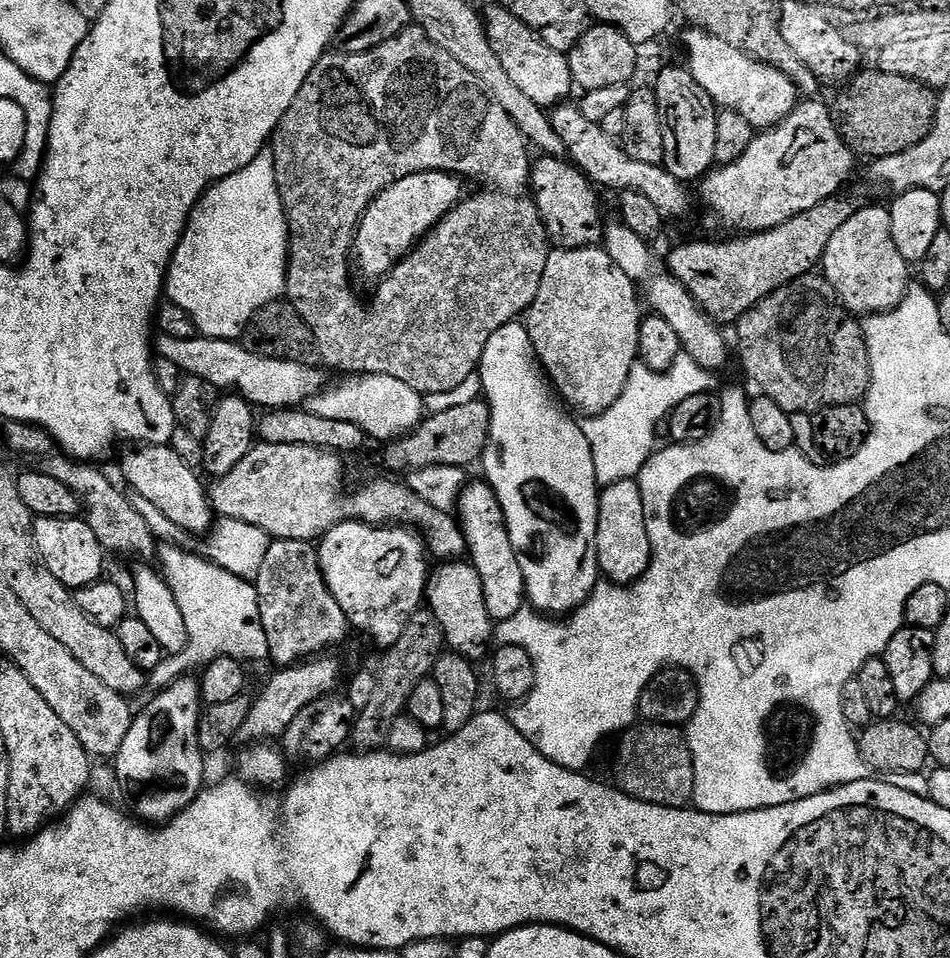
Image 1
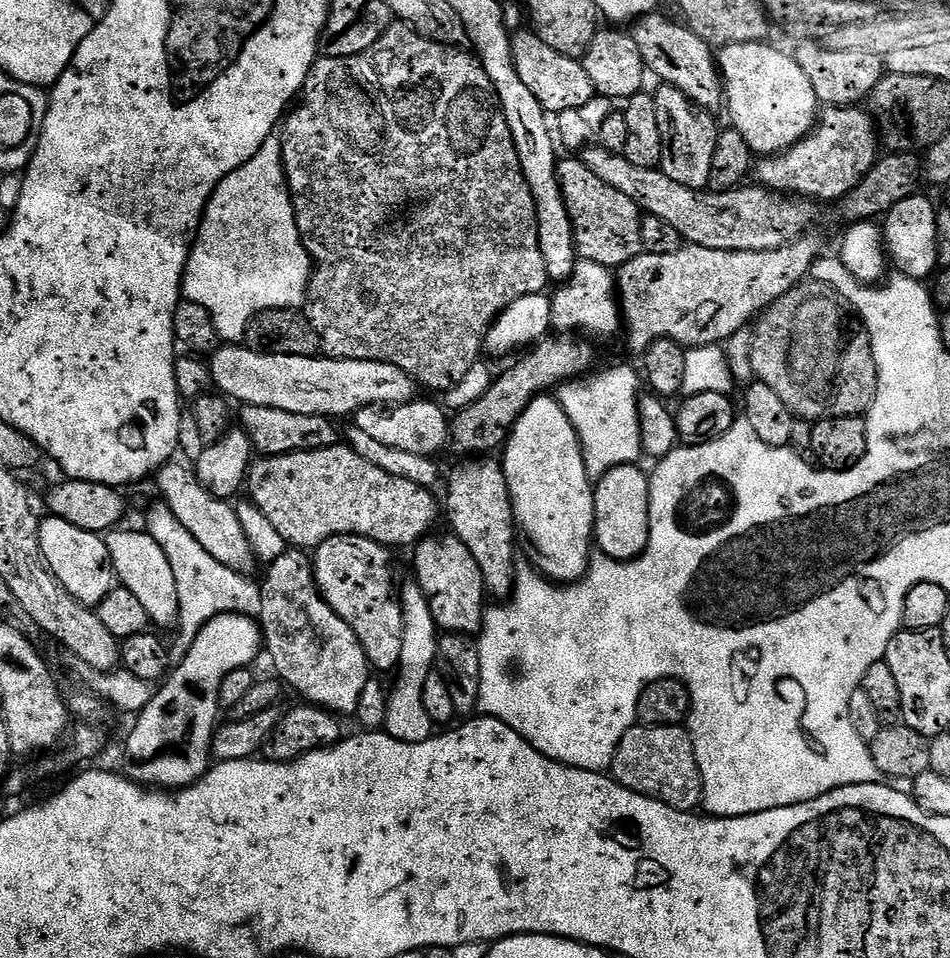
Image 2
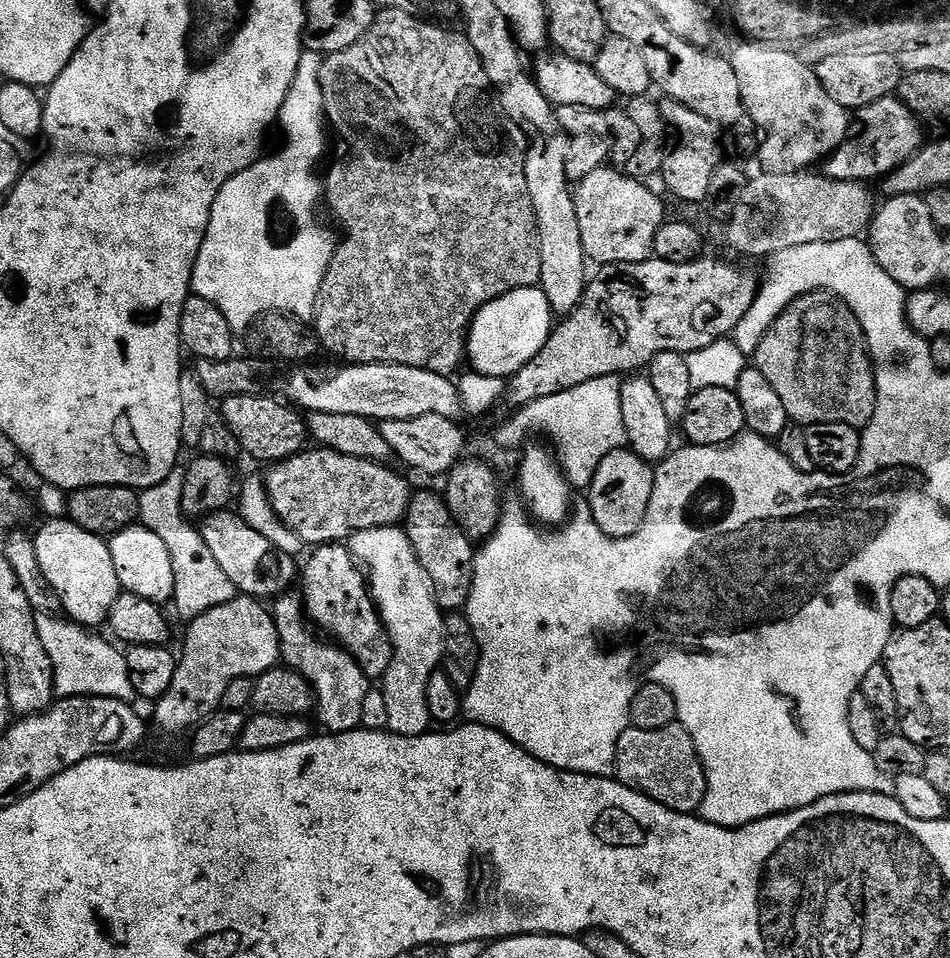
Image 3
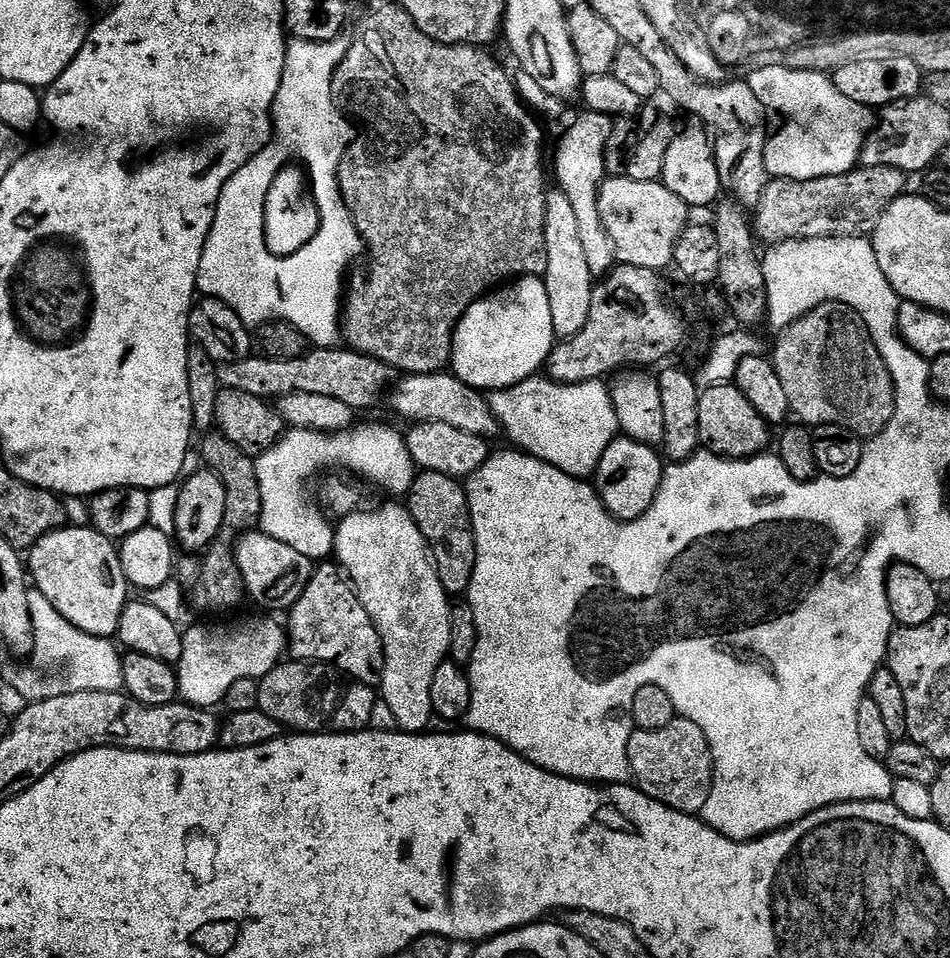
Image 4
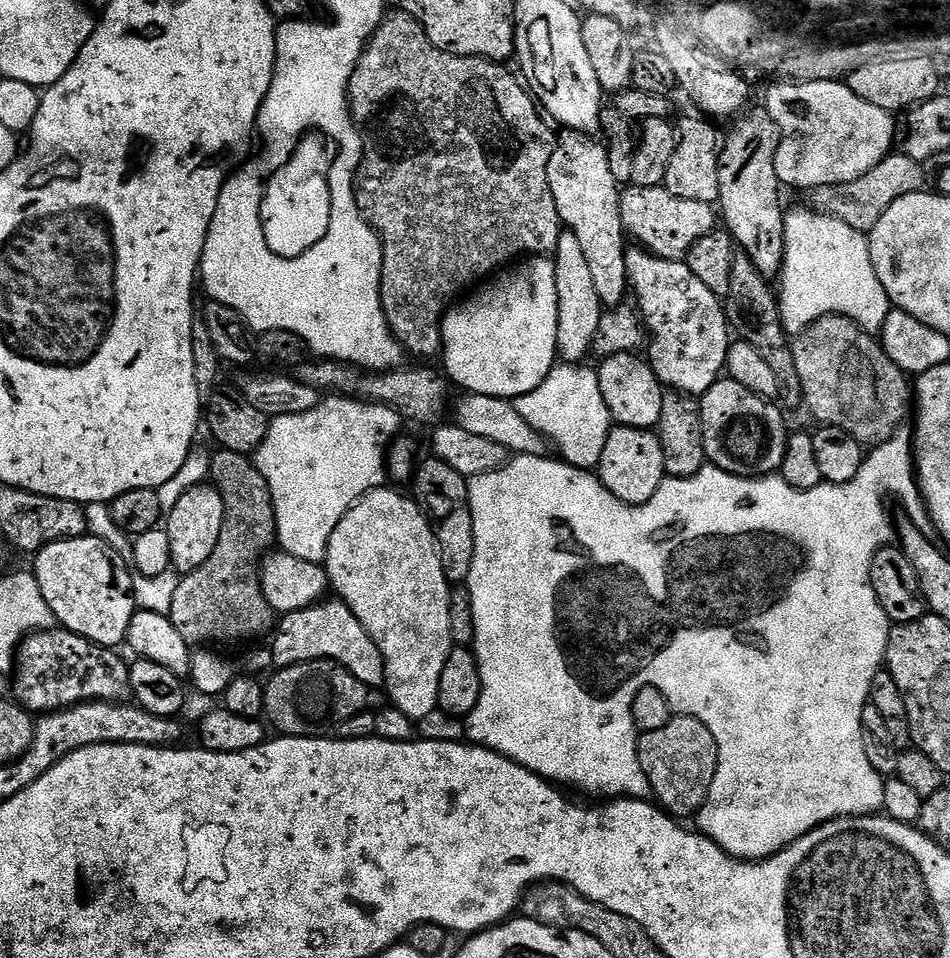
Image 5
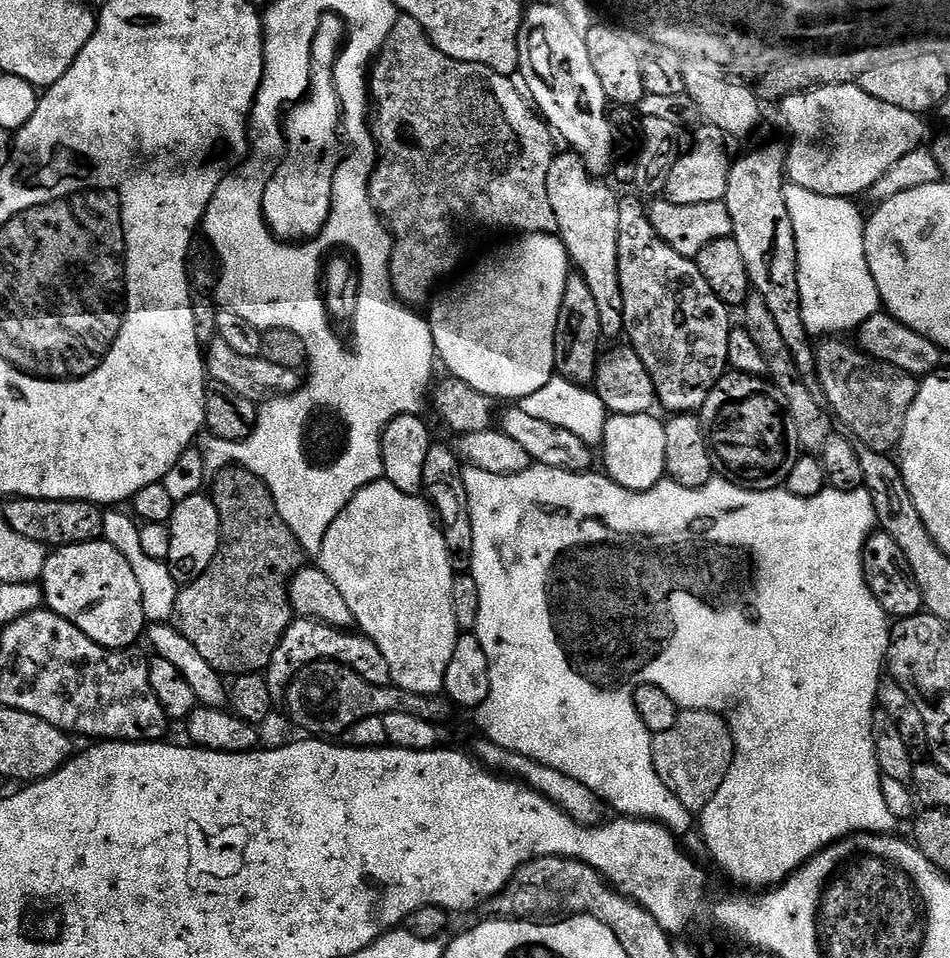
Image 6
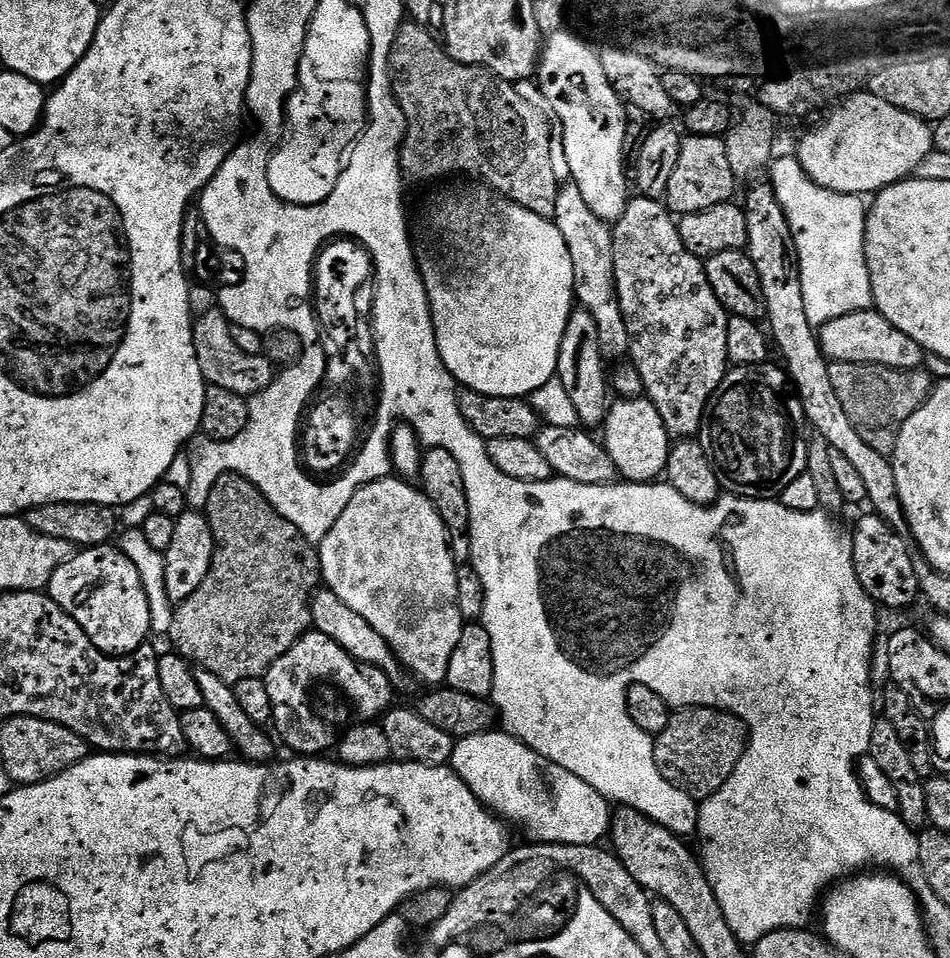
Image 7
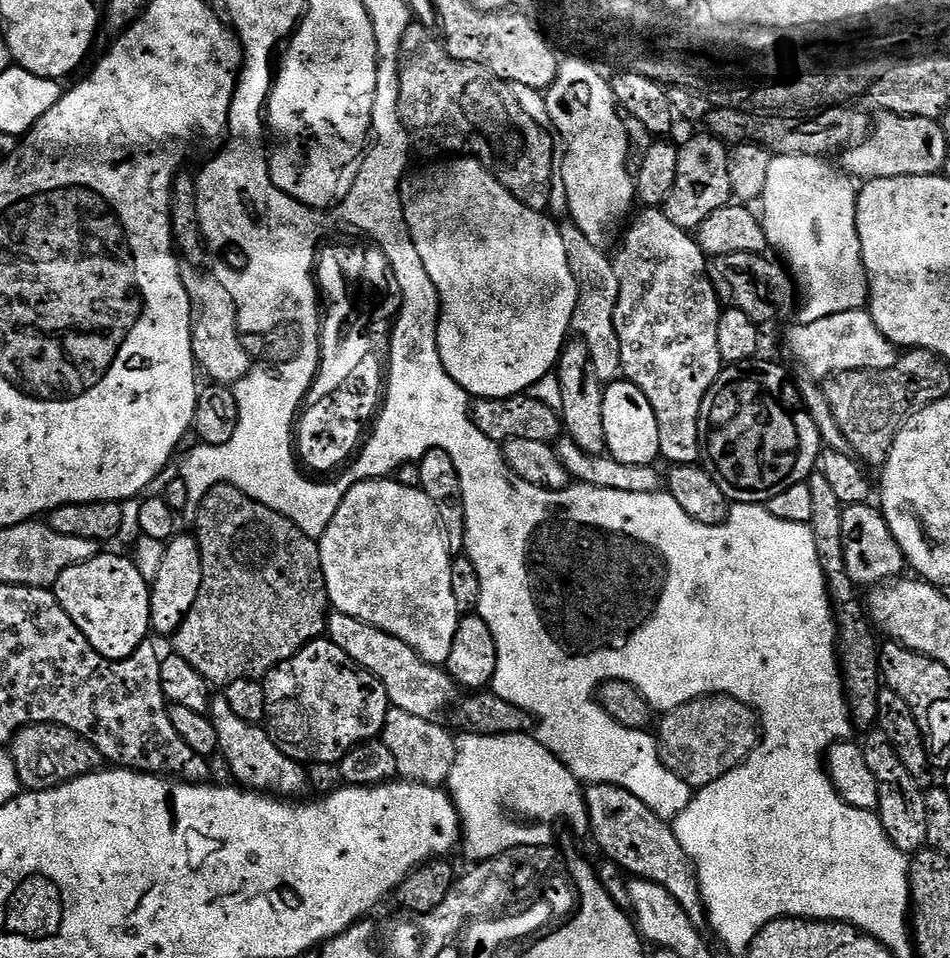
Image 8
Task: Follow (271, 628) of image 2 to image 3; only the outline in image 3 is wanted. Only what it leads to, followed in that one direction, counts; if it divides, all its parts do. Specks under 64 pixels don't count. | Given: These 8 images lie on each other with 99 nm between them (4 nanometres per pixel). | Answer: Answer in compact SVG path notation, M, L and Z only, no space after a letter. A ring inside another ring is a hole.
M289 590L277 597L270 611L280 639L280 659L308 679L314 693L314 704L320 708L320 724L325 733L354 732L362 725L362 705L370 691L370 681L362 666L346 649L327 639L319 640L304 610L301 593Z

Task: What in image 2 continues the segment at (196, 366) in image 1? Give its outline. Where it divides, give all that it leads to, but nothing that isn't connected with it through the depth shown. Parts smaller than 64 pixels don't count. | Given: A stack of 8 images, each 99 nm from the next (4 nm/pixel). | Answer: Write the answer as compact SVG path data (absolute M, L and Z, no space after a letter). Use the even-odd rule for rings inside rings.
M247 346L216 348L210 356L210 371L213 385L229 401L240 400L241 405L270 406L274 410L290 410L290 414L318 414L329 418L351 417L360 408L371 406L407 404L418 391L412 377L386 362L266 354Z

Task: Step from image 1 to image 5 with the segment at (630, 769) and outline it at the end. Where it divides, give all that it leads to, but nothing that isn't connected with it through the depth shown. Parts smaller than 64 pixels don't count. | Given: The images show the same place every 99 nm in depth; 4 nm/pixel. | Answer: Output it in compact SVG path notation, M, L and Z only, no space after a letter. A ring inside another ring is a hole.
M676 714L662 730L643 733L636 745L636 756L649 779L651 795L657 796L665 812L685 818L695 817L703 809L718 770L718 742L698 718Z

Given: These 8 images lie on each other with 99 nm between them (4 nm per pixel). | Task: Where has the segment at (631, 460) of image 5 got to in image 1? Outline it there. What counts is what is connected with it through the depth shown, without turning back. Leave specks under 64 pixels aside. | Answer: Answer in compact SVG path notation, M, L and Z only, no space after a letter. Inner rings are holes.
M623 480L607 485L599 493L600 505L598 506L598 534L596 535L596 557L600 563L601 573L609 576L611 583L616 586L627 586L636 583L646 574L652 561L652 547L650 534L646 530L644 521L644 494L641 485L636 480Z

